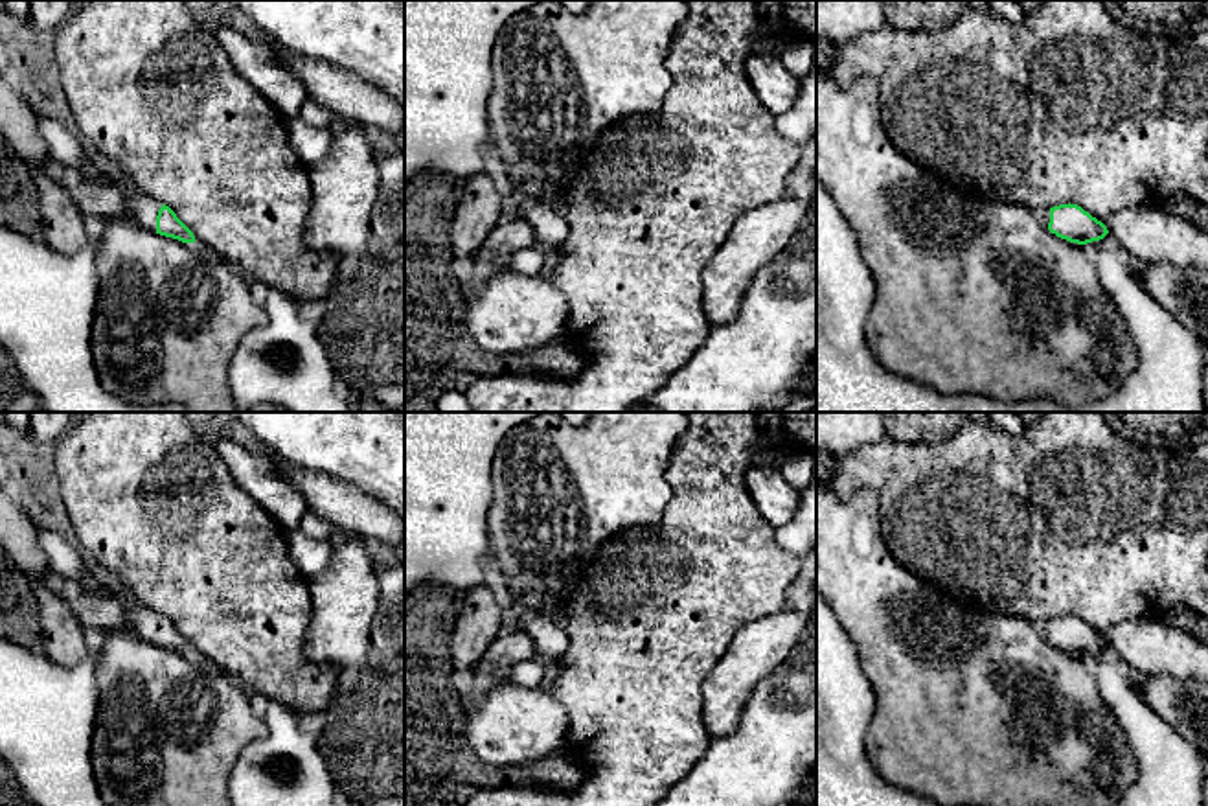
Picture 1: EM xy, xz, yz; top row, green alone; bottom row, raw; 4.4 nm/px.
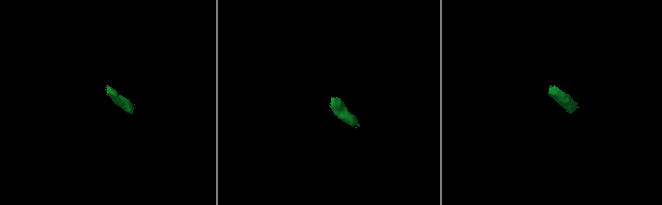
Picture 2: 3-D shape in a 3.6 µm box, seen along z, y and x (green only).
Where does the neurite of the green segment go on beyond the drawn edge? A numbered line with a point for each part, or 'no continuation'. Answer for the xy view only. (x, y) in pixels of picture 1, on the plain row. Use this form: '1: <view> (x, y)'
1: xy (142, 621)

